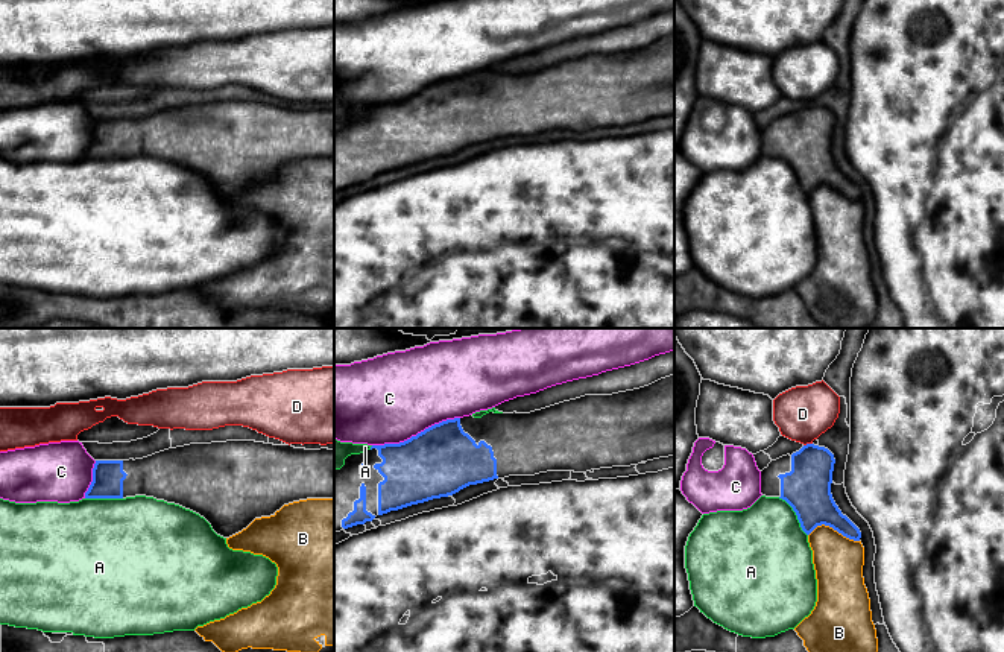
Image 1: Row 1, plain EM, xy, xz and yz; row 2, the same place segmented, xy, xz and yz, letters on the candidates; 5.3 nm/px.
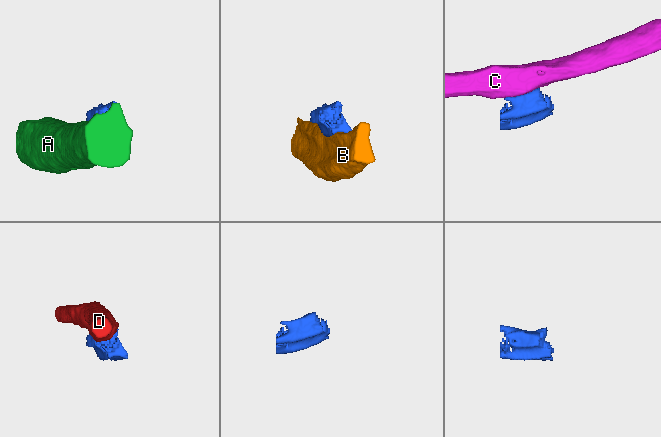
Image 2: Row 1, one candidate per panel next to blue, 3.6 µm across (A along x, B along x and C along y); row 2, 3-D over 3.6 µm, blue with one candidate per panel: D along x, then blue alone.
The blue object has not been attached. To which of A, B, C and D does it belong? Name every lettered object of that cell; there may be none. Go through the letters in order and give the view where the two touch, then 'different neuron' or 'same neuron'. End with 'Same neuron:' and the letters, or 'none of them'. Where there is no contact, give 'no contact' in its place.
A: meets blue in yz; different neuron
B: meets blue in yz; different neuron
C: meets blue in xz; different neuron
D: meets blue in yz; different neuron
Same neuron: none of them

